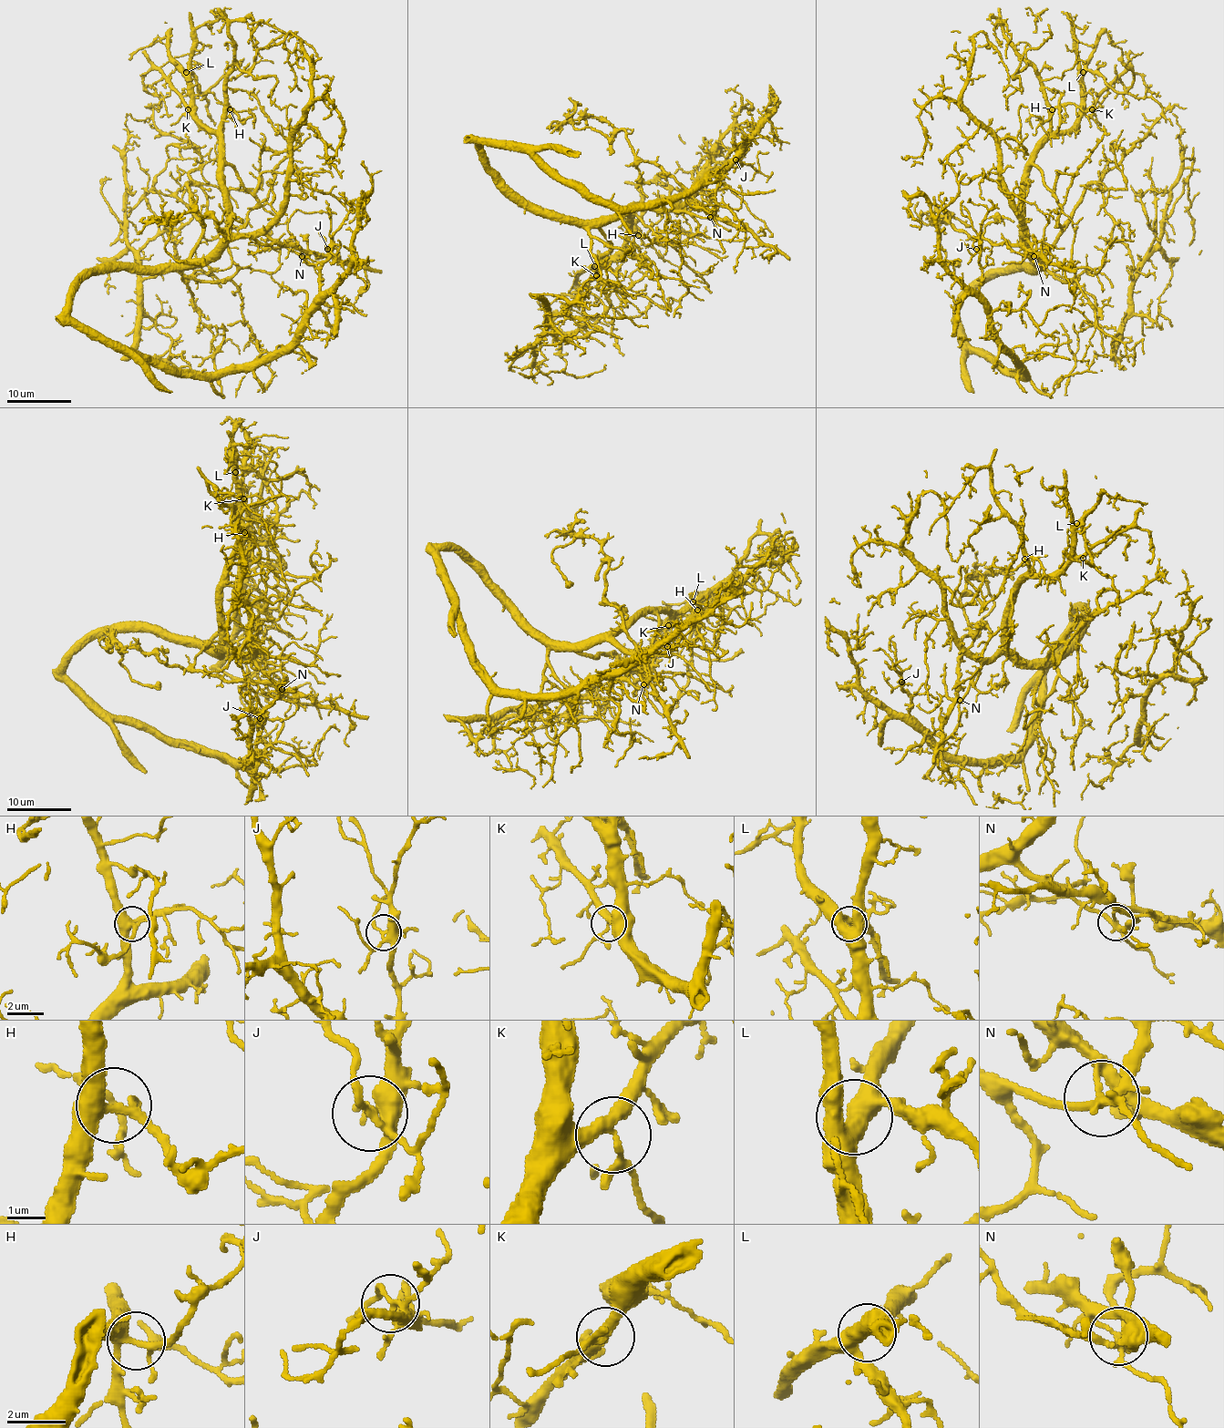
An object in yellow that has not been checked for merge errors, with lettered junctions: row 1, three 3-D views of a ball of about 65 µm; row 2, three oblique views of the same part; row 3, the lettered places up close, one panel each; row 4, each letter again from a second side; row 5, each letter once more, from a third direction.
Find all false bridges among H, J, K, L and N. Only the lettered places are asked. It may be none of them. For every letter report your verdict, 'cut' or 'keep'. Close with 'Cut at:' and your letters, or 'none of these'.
H: keep
J: keep
K: keep
L: keep
N: cut
Cut at: N

